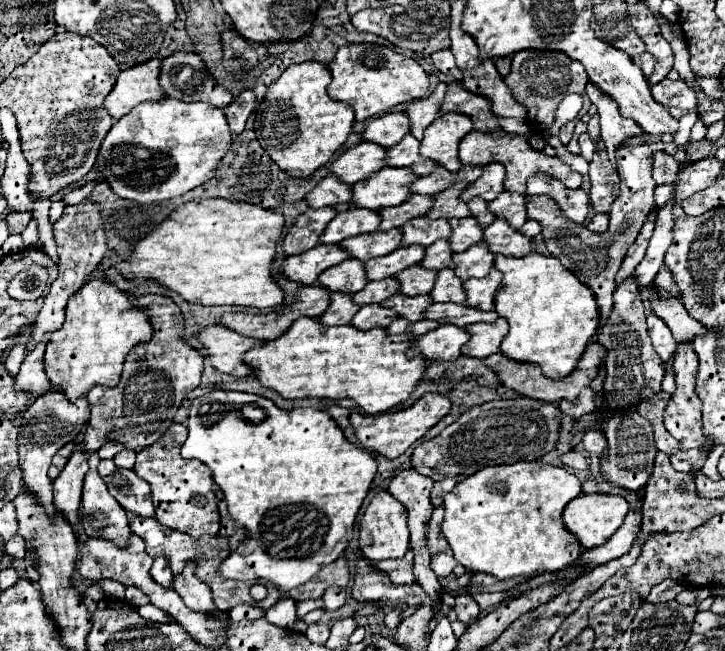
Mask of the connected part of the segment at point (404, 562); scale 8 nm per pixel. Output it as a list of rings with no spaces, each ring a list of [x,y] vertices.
[[[409,549],[407,555],[399,561],[377,561],[375,569],[387,573],[395,585],[407,585],[415,582],[413,565],[414,553],[413,549]]]

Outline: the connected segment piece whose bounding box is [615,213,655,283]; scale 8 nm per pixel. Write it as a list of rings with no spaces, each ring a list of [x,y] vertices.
[[[651,213],[649,219],[647,219],[645,225],[643,225],[639,237],[635,239],[635,243],[629,247],[629,251],[627,251],[627,255],[625,255],[625,261],[623,261],[621,269],[619,269],[619,275],[615,277],[617,283],[621,283],[623,279],[627,279],[627,275],[631,275],[631,273],[635,271],[637,263],[639,263],[639,261],[643,259],[643,255],[645,255],[645,249],[647,249],[647,243],[649,243],[649,239],[651,239],[651,235],[653,235],[653,229],[655,229],[655,221],[653,221],[653,213]]]

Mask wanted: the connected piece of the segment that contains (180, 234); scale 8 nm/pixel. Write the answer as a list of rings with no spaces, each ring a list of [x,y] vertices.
[[[227,199],[189,201],[177,207],[163,223],[159,223],[159,227],[155,227],[155,231],[143,237],[135,245],[131,259],[119,263],[117,269],[125,279],[131,279],[135,283],[157,281],[159,285],[179,293],[189,303],[241,305],[257,309],[277,307],[283,303],[283,291],[269,275],[269,265],[273,263],[277,239],[283,233],[283,225],[283,215],[251,203],[233,203]]]

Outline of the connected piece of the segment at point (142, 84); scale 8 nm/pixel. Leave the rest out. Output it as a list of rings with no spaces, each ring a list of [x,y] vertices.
[[[151,59],[143,65],[121,71],[113,91],[107,95],[105,109],[113,119],[121,119],[133,107],[143,101],[159,101],[165,97],[165,91],[159,85],[161,59]]]

